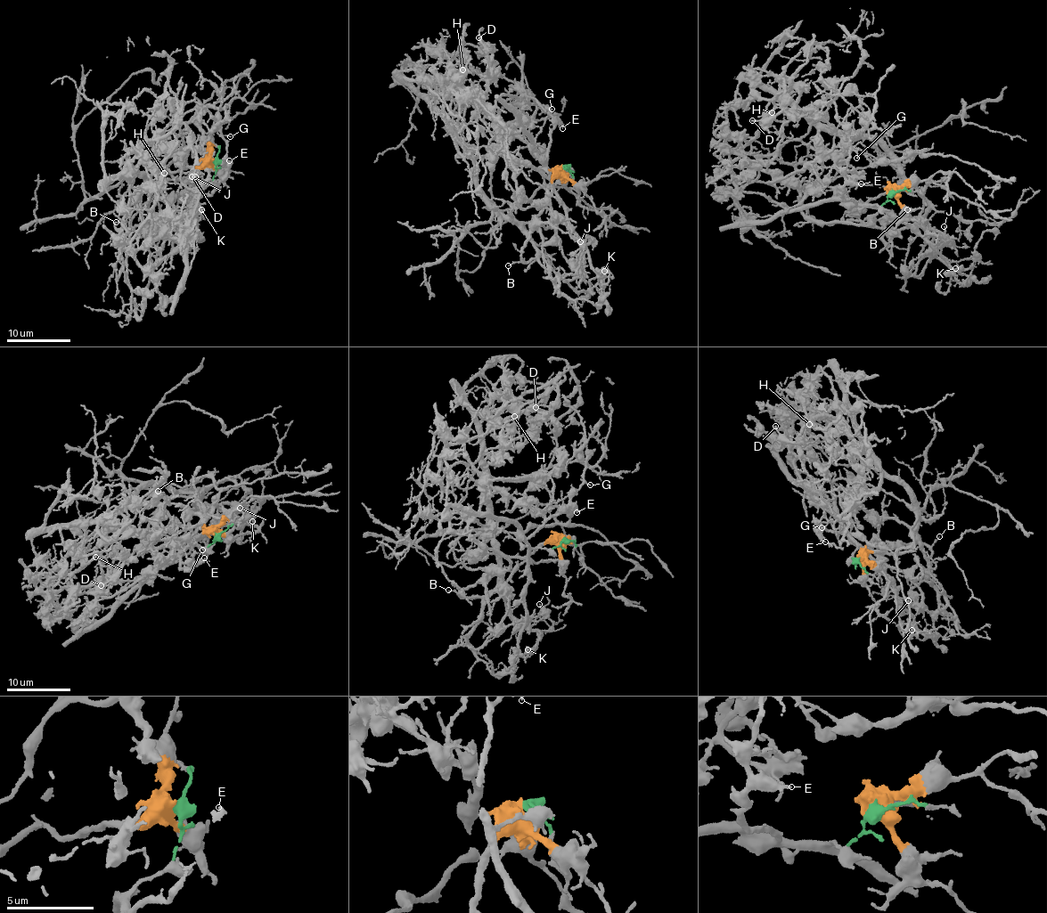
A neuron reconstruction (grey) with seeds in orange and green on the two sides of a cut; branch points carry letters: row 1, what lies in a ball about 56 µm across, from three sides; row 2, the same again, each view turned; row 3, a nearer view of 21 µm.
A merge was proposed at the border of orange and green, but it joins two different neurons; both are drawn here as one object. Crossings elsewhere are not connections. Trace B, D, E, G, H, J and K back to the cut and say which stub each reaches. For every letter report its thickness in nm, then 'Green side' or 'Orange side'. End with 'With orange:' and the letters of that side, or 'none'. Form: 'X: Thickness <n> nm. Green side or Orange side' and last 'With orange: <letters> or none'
B: Thickness 100 nm. Orange side
D: Thickness 200 nm. Orange side
E: Thickness 240 nm. Green side
G: Thickness 120 nm. Green side
H: Thickness 280 nm. Orange side
J: Thickness 110 nm. Green side
K: Thickness 320 nm. Green side
With orange: B, D, H

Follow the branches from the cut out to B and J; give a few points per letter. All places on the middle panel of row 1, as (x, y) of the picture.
B: (563, 167), (558, 170), (541, 211), (523, 226), (539, 255), (509, 264)
J: (563, 167), (568, 169), (552, 176), (552, 183), (568, 227), (585, 243), (592, 241), (581, 242)

